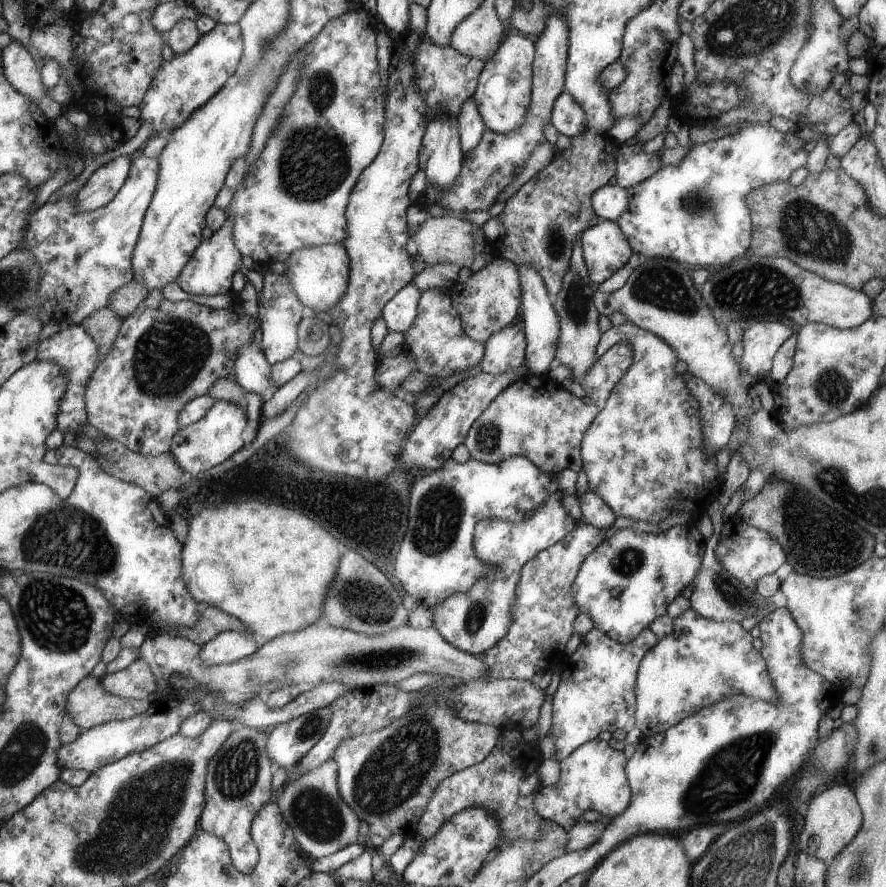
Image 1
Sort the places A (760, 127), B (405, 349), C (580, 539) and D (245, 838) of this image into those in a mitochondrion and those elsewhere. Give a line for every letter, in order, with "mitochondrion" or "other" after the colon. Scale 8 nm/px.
A: other
B: other
C: other
D: other

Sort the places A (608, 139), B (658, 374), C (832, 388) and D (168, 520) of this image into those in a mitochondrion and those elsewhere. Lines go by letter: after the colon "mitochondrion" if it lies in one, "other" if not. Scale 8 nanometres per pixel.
A: other
B: other
C: mitochondrion
D: other

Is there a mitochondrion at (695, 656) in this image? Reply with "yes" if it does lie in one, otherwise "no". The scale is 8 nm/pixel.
no

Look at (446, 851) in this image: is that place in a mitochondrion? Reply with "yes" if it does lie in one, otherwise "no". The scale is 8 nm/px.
no

